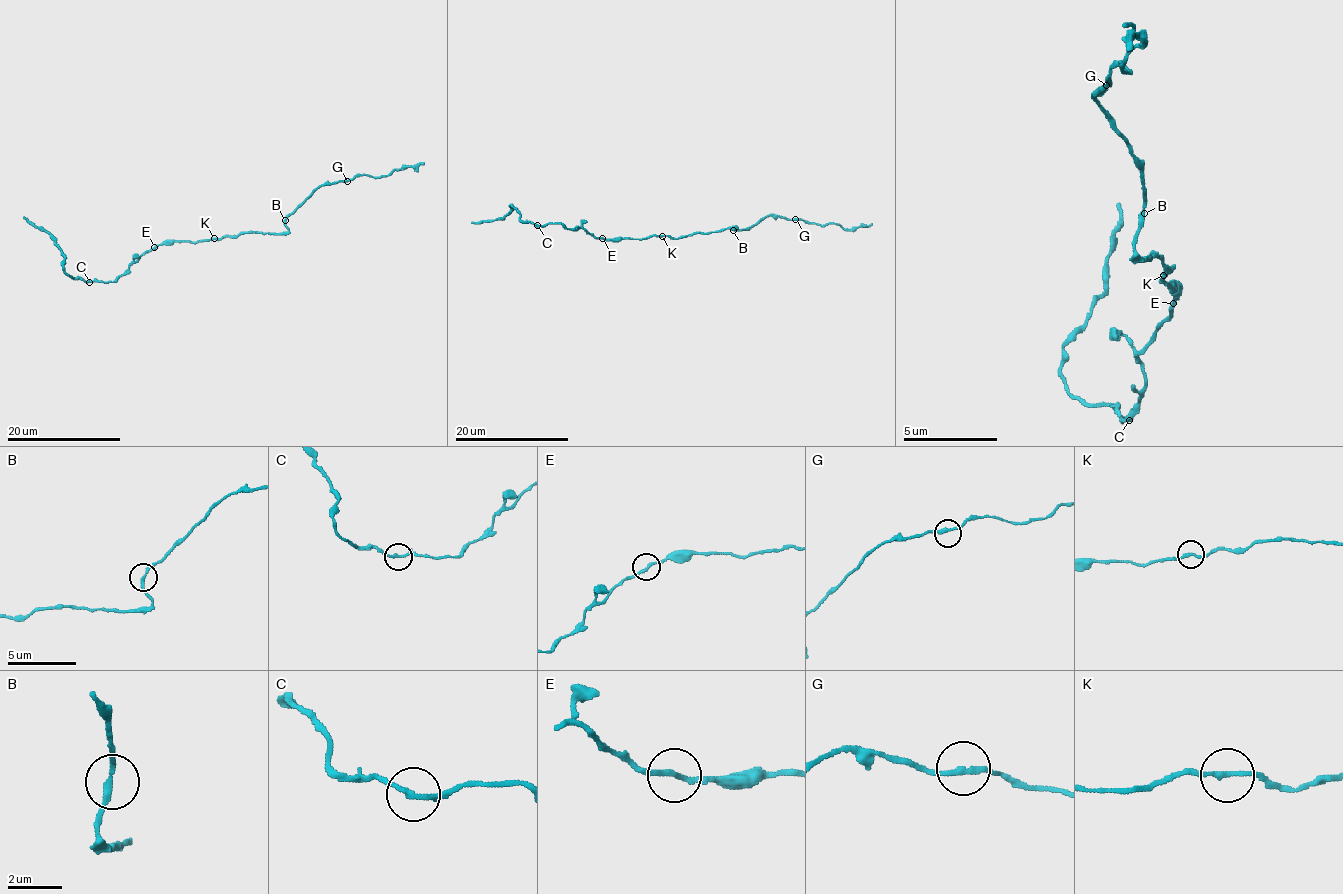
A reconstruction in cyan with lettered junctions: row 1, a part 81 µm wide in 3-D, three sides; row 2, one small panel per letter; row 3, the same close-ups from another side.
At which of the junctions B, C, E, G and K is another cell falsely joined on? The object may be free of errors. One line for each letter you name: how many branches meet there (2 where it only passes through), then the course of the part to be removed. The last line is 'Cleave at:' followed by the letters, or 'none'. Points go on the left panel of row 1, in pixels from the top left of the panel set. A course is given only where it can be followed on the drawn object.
Cleave at: none

